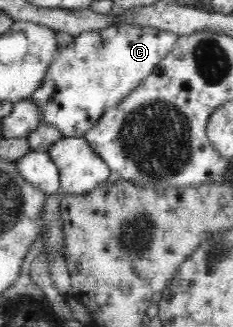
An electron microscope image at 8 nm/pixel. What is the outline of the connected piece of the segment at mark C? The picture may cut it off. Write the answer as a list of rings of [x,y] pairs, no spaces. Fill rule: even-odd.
[[[132,24],[114,25],[75,36],[67,47],[60,47],[44,76],[43,84],[29,97],[43,110],[42,123],[58,128],[66,137],[83,137],[92,126],[112,107],[116,107],[154,68],[170,53],[179,35],[152,26]]]

